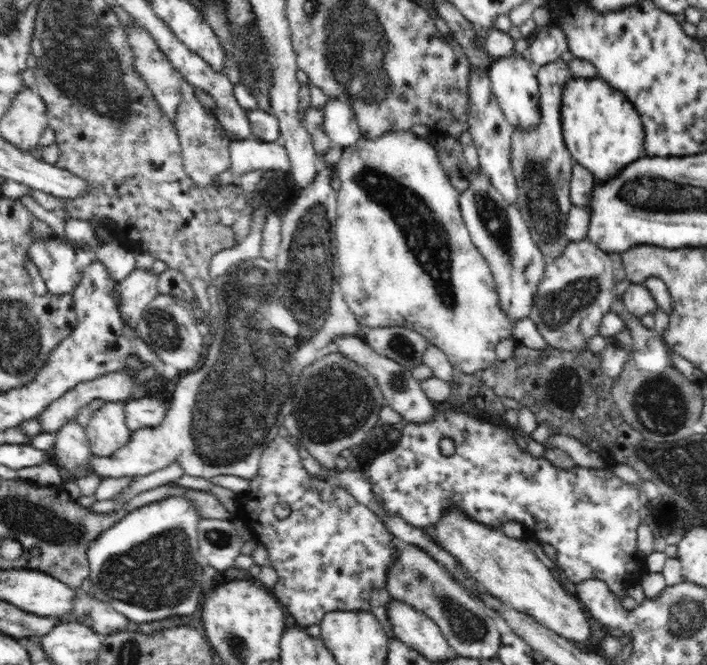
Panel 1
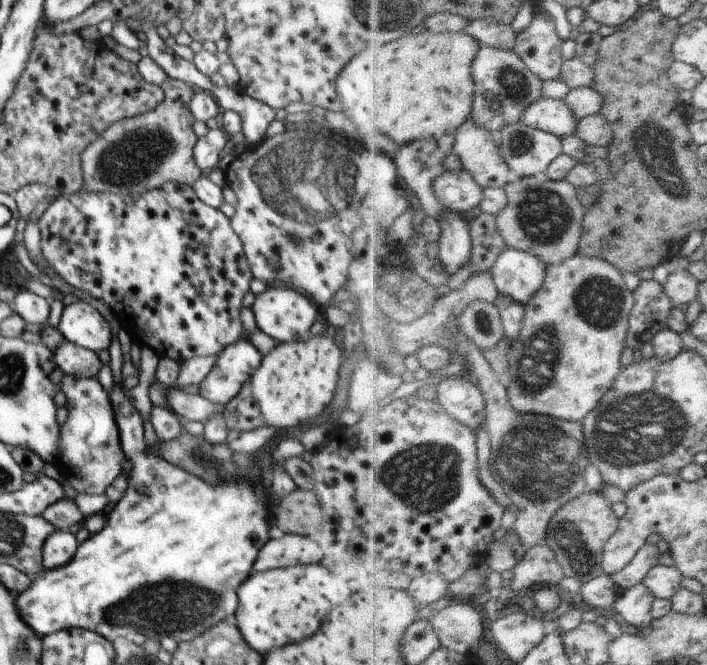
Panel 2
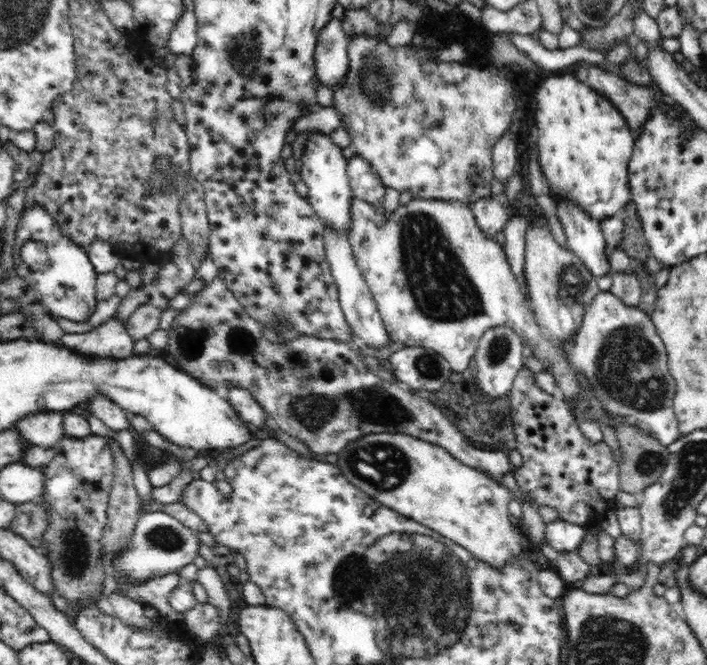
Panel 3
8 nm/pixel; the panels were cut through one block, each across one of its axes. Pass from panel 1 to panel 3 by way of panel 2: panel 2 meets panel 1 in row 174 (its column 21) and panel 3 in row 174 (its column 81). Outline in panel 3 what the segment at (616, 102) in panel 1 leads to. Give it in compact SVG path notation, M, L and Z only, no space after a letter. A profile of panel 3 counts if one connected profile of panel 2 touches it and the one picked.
M575 75L547 77L535 98L538 163L552 200L572 201L600 222L621 215L631 200L628 163L636 139L622 113Z

